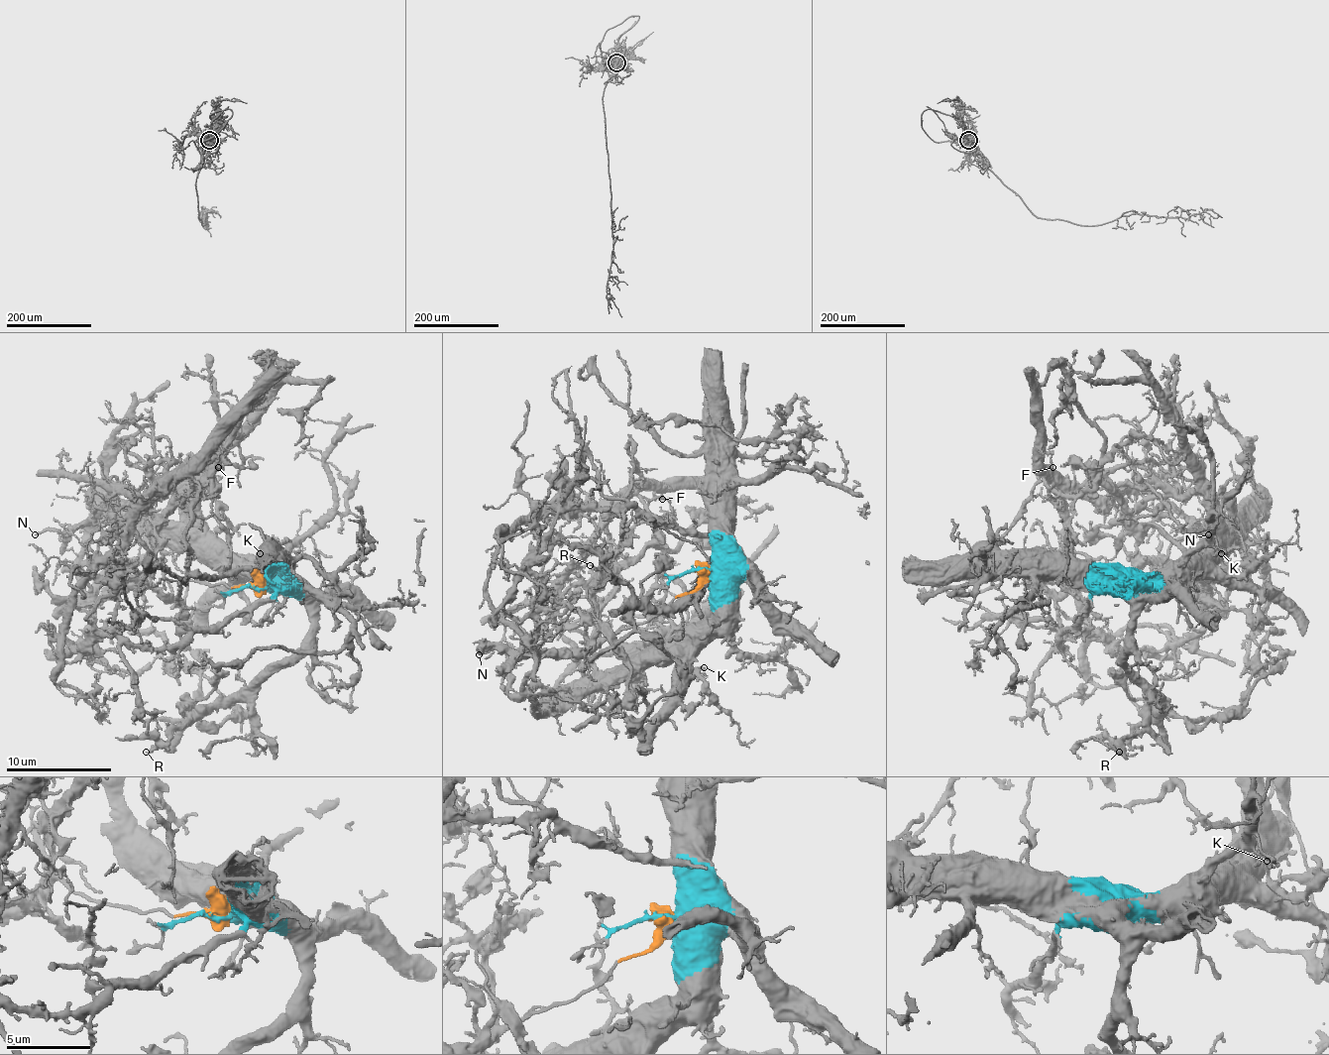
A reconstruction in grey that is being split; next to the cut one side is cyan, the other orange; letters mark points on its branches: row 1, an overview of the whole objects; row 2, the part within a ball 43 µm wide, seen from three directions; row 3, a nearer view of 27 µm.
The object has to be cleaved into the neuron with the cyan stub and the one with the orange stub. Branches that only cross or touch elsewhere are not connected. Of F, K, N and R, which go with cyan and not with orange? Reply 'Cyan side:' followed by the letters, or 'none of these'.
Cyan side: K, R

